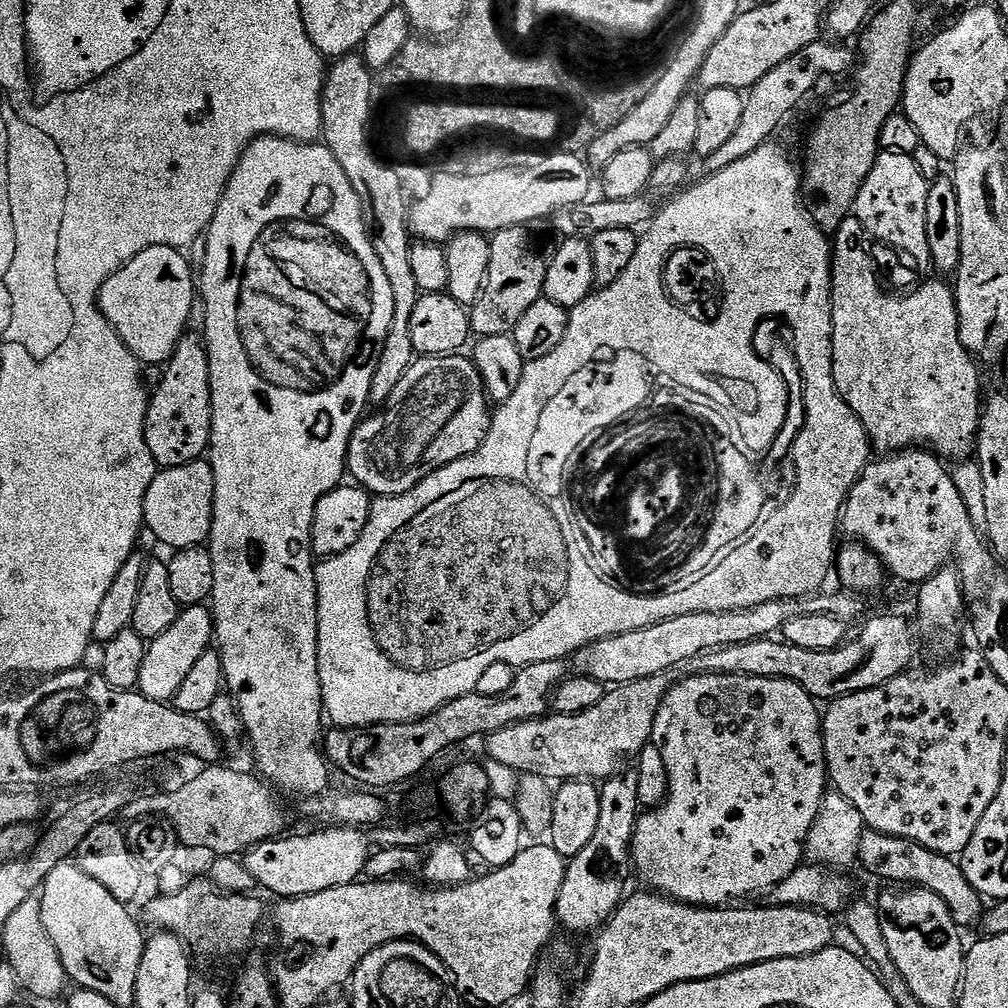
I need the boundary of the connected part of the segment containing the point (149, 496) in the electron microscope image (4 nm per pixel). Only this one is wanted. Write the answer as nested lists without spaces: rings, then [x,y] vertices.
[[[201,458],[173,468],[157,471],[150,490],[146,490],[143,527],[148,528],[168,550],[198,548],[207,545],[214,518],[214,470]]]

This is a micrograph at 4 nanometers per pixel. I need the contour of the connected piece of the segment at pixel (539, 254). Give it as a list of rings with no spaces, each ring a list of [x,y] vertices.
[[[519,224],[503,228],[491,237],[490,266],[484,289],[470,308],[472,330],[477,337],[509,335],[518,326],[518,318],[522,318],[522,314],[526,314],[526,310],[543,297],[550,248],[540,241],[534,229],[527,224]]]

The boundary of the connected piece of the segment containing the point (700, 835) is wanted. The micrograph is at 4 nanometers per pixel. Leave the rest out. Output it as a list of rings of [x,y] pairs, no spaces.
[[[710,674],[709,676],[689,676],[687,680],[681,680],[680,683],[674,684],[672,689],[666,694],[666,698],[662,702],[662,706],[656,715],[656,721],[652,727],[652,740],[658,746],[658,750],[662,750],[662,758],[666,762],[666,770],[668,771],[668,799],[658,808],[645,811],[640,819],[636,821],[636,829],[634,830],[634,838],[632,839],[632,863],[634,865],[635,875],[641,876],[645,880],[649,889],[655,890],[672,900],[680,900],[683,904],[695,904],[702,908],[719,908],[721,906],[732,906],[737,902],[744,902],[747,896],[756,896],[759,892],[764,894],[771,893],[772,889],[778,886],[778,882],[782,882],[782,878],[790,878],[790,874],[795,868],[800,867],[805,859],[804,843],[810,834],[810,826],[814,826],[814,822],[820,813],[820,807],[824,801],[826,793],[830,788],[828,779],[828,759],[824,756],[824,729],[822,727],[822,712],[817,701],[813,700],[811,694],[802,686],[798,686],[798,682],[790,682],[782,678],[758,678],[757,676],[731,676],[730,674]]]

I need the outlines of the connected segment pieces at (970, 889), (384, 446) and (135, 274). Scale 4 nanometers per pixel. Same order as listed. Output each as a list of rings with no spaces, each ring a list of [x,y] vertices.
[[[868,830],[860,839],[858,864],[880,880],[893,880],[891,882],[893,885],[919,886],[940,895],[948,904],[954,922],[961,929],[967,930],[971,924],[981,923],[986,911],[985,901],[980,893],[974,890],[974,886],[966,882],[966,874],[962,874],[959,863],[951,856],[943,856],[934,850],[926,850],[926,846],[918,846],[918,842],[910,842],[906,838]]]
[[[453,354],[421,356],[413,360],[410,370],[402,374],[402,382],[398,382],[394,394],[390,394],[383,412],[384,424],[371,424],[368,418],[361,419],[357,424],[348,443],[346,472],[349,477],[356,479],[353,481],[359,487],[369,493],[376,496],[401,496],[442,466],[474,454],[490,430],[493,409],[490,407],[488,392],[484,389],[482,374],[476,369],[476,361],[464,354]]]
[[[150,246],[150,250],[142,250],[130,262],[123,264],[100,291],[100,312],[114,326],[114,330],[122,338],[122,342],[136,355],[141,365],[165,365],[186,335],[184,327],[192,316],[192,307],[198,304],[198,280],[194,268],[188,265],[185,253],[179,248],[170,246]]]

